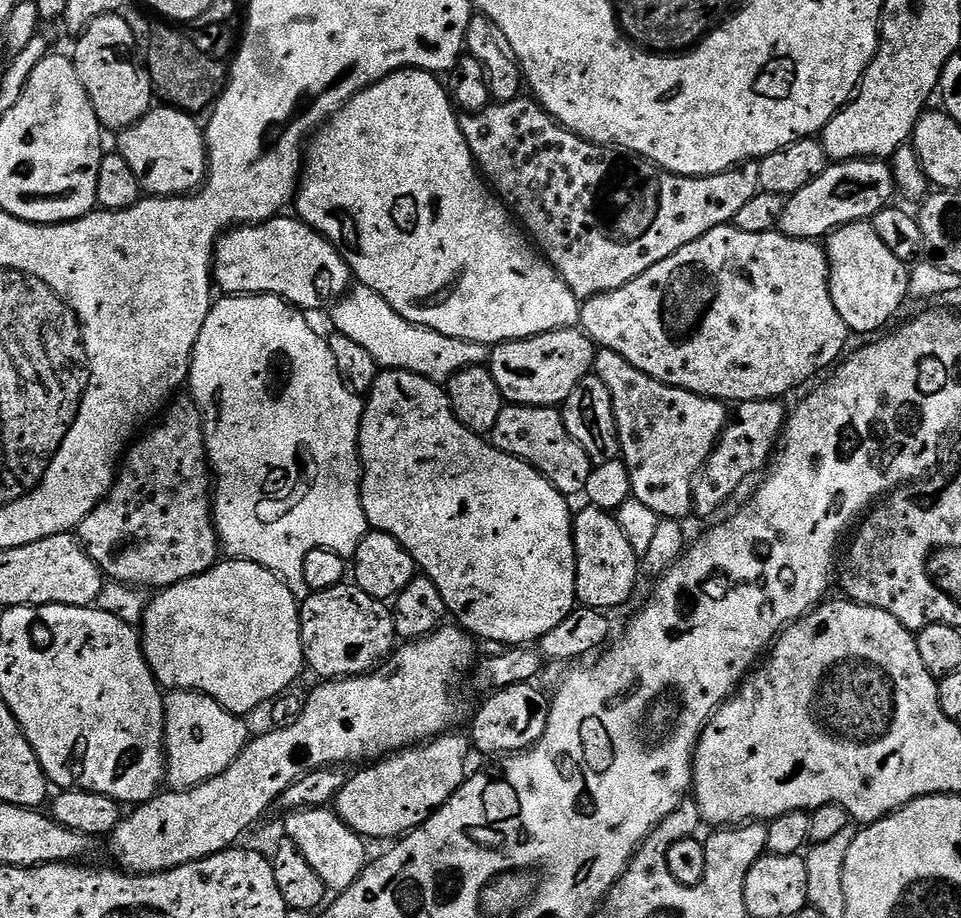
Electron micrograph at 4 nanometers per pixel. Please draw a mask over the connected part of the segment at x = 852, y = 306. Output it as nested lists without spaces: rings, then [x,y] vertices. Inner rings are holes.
[[[871,222],[847,224],[836,229],[827,237],[826,251],[834,306],[842,314],[842,322],[846,322],[849,333],[879,333],[887,329],[904,300],[909,299],[909,265],[894,258],[894,253],[884,245],[882,238],[878,238],[878,230],[874,230]]]

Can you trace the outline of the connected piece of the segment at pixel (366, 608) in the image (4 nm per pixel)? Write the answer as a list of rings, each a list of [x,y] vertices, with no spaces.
[[[345,582],[305,597],[300,605],[300,633],[309,673],[317,672],[324,680],[365,676],[381,667],[397,647],[393,609],[385,601],[370,598],[355,582]]]

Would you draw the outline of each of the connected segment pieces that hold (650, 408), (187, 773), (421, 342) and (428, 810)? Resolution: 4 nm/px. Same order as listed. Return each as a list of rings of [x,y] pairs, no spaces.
[[[600,348],[596,354],[594,375],[610,390],[612,409],[616,419],[616,429],[620,439],[620,456],[626,470],[630,474],[632,495],[638,502],[643,502],[666,520],[682,521],[693,511],[692,486],[696,477],[704,468],[704,463],[716,448],[720,436],[724,433],[730,420],[730,412],[719,400],[711,400],[708,396],[699,396],[681,388],[658,382],[653,376],[630,366],[626,358],[614,354],[610,350]]]
[[[169,691],[164,698],[167,783],[176,790],[193,788],[225,772],[250,739],[244,723],[241,717],[228,712],[203,692]]]
[[[363,286],[349,287],[348,291],[331,305],[332,324],[339,335],[350,338],[353,342],[358,342],[358,346],[366,349],[370,358],[374,358],[376,363],[384,370],[395,370],[397,372],[413,372],[427,380],[433,380],[435,384],[444,386],[451,380],[454,374],[458,374],[464,368],[475,368],[484,366],[490,360],[489,345],[478,342],[466,342],[458,338],[450,338],[446,334],[438,334],[429,328],[419,328],[418,325],[410,323],[386,298],[374,294],[374,290]]]
[[[456,735],[437,736],[399,754],[389,755],[371,766],[361,767],[364,769],[349,775],[342,790],[338,790],[335,812],[346,826],[350,826],[350,830],[369,841],[392,842],[425,824],[428,817],[464,785],[469,771],[469,737]]]

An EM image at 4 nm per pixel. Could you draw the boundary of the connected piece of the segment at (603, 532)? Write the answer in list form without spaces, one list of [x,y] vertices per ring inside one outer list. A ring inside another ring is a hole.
[[[584,506],[581,512],[575,513],[572,521],[572,537],[576,551],[576,599],[585,608],[606,609],[620,607],[623,603],[632,600],[632,587],[637,582],[636,563],[638,557],[634,546],[622,534],[622,526],[618,526],[615,515],[604,512],[601,508]]]

